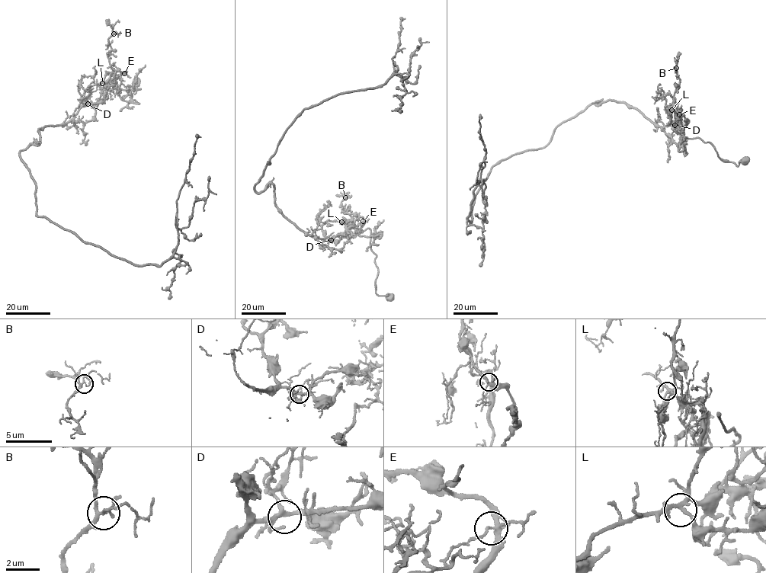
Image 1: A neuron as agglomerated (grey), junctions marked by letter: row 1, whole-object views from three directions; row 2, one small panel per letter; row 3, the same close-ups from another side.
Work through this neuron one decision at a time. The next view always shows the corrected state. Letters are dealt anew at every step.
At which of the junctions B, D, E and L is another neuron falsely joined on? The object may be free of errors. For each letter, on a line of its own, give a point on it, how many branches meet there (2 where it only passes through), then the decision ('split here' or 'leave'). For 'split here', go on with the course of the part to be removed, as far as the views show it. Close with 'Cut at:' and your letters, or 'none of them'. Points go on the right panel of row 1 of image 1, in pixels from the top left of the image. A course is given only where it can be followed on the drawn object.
B: (676, 68) | 5 | leave
D: (674, 125) | 5 | leave
E: (679, 114) | 6 | split here | (680, 114), (678, 132), (685, 136), (709, 142), (718, 157), (737, 166), (738, 161), (749, 159)
L: (671, 110) | 4 | leave
Cut at: E

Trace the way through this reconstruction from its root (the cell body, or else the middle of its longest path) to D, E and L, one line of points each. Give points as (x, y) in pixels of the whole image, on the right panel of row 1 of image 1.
D: (745, 160), (738, 166), (726, 162), (709, 142), (699, 138), (687, 138), (677, 130), (681, 115), (674, 125)
E: (745, 160), (738, 166), (726, 162), (709, 142), (699, 138), (687, 138), (678, 131), (680, 114)
L: (745, 160), (738, 166), (726, 162), (709, 142), (687, 138), (677, 130), (681, 115), (677, 120), (671, 110)

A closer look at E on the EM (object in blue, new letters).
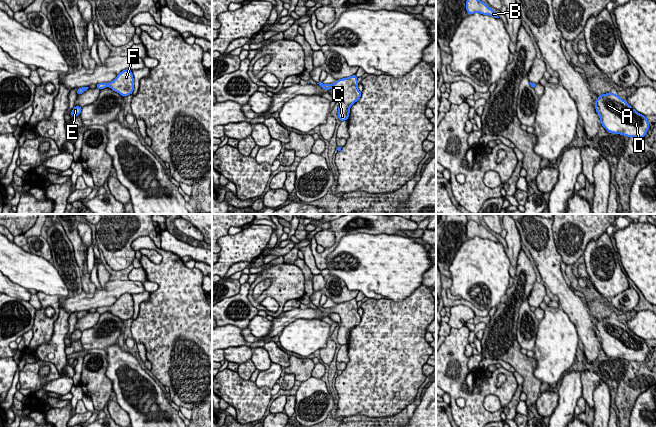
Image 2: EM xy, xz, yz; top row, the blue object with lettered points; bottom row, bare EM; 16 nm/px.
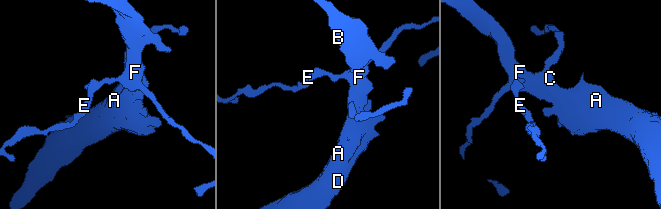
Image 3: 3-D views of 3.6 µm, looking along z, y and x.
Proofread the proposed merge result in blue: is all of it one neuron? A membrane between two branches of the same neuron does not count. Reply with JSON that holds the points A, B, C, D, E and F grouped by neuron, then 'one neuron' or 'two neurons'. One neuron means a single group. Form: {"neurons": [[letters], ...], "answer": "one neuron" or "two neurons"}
{"neurons": [["A", "B", "C", "D", "F"], ["E"]], "answer": "two neurons"}

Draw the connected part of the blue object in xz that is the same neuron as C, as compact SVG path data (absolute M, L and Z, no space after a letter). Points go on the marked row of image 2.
M352 75L329 85L331 89L336 88L341 94L337 114L341 122L348 120L351 106L361 98L362 93L358 90L357 79L356 75Z

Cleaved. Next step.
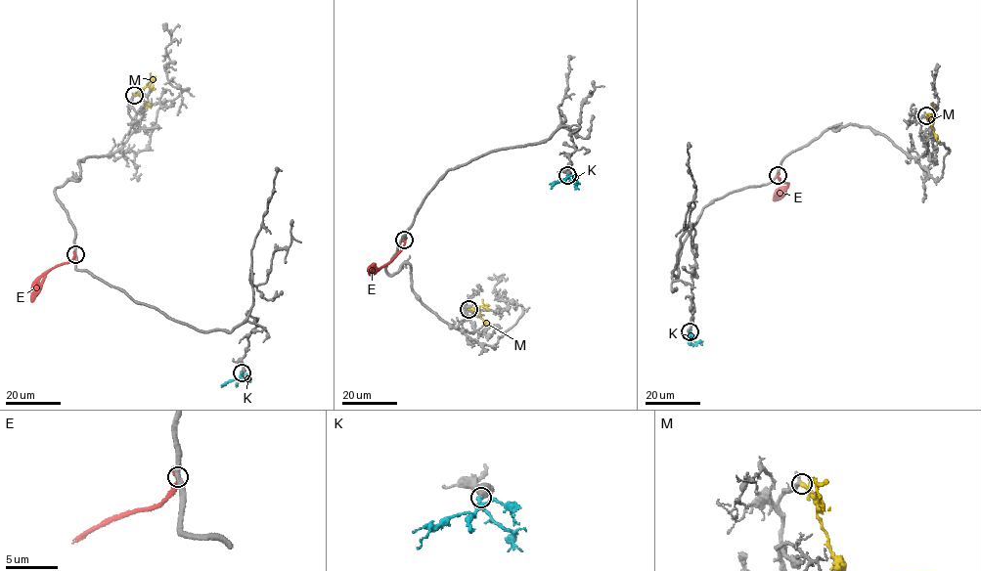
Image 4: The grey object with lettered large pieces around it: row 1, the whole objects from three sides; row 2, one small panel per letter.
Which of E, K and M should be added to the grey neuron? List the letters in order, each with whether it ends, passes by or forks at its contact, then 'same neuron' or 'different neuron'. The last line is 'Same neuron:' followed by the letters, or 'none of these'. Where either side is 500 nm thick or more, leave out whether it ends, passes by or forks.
E: it ends there; different neuron
K: different neuron
M: it ends there; same neuron
Same neuron: M

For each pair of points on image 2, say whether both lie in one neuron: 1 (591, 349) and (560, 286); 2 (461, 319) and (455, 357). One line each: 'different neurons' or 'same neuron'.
1: same neuron
2: different neurons

